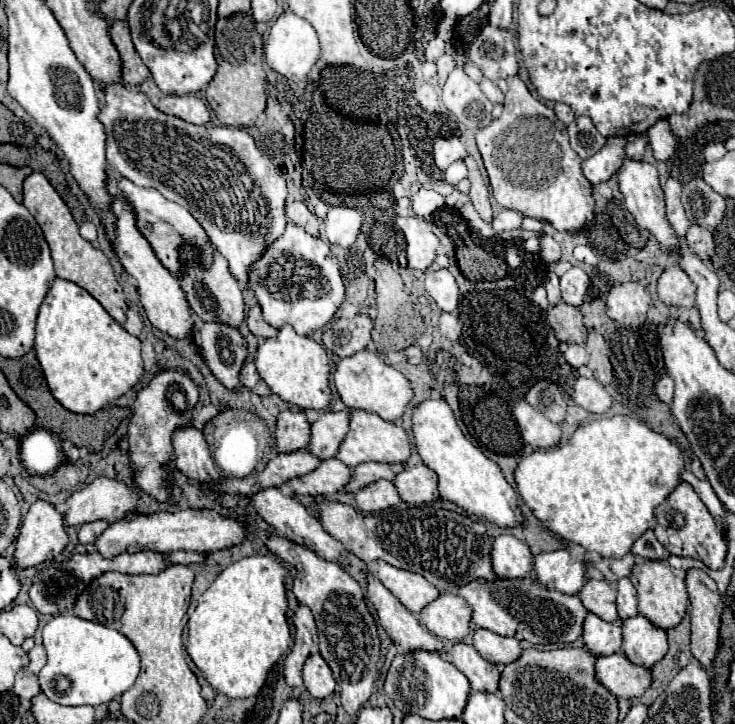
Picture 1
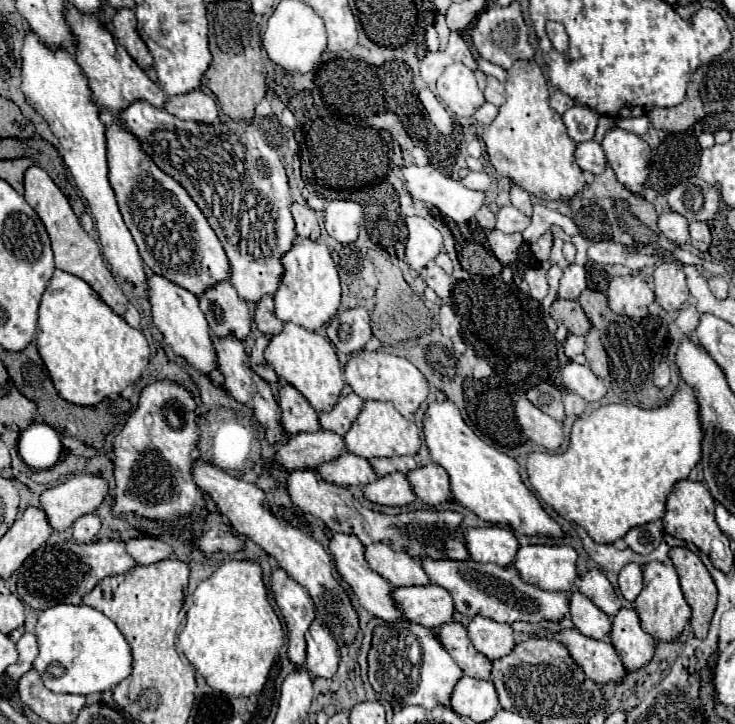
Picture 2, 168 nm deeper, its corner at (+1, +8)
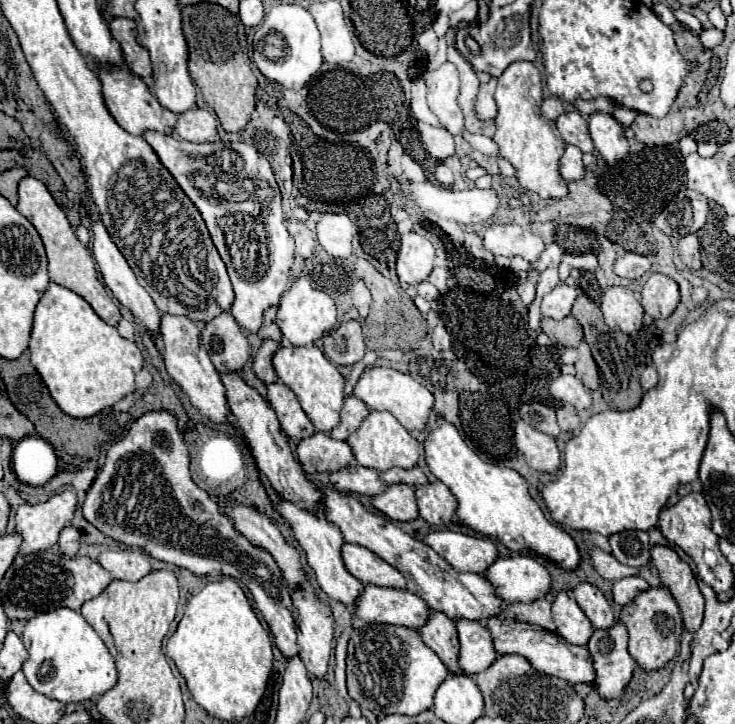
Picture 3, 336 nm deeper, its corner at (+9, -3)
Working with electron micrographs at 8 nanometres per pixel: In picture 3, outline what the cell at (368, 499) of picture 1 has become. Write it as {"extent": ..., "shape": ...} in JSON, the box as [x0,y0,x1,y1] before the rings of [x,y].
{"extent":[371,483,419,521],"shape":[[[403,483],[389,485],[383,493],[373,495],[371,505],[393,521],[413,521],[419,515],[413,487]]]}

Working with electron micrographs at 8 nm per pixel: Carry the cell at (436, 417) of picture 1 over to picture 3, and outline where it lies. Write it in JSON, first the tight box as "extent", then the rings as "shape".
{"extent":[423,421,581,571],"shape":[[[447,421],[429,431],[423,447],[429,471],[441,483],[445,483],[449,491],[455,495],[457,499],[455,513],[463,525],[471,527],[481,535],[501,541],[513,551],[533,551],[537,555],[543,555],[559,563],[559,567],[567,571],[579,565],[581,555],[577,551],[575,541],[561,527],[545,519],[539,505],[531,499],[525,479],[517,471],[485,463],[473,449],[467,447],[457,427]]]}

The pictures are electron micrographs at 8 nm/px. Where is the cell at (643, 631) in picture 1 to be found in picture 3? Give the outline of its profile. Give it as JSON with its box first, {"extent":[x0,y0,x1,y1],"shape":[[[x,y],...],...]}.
{"extent":[587,623,635,699],"shape":[[[615,623],[609,629],[597,629],[587,643],[591,657],[595,661],[595,691],[613,699],[619,697],[625,685],[631,681],[635,659],[627,651],[627,629],[623,623]]]}

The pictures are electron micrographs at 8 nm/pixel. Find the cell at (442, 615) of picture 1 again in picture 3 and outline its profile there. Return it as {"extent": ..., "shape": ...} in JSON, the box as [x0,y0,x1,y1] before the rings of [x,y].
{"extent":[355,585,431,629],"shape":[[[365,585],[355,615],[367,623],[387,623],[407,629],[421,629],[431,615],[427,603],[407,589]]]}

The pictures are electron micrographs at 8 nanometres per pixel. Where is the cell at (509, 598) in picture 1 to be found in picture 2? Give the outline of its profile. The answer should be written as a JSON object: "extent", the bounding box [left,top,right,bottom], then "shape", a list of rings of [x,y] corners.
{"extent":[423,556,569,624],"shape":[[[425,556],[423,570],[427,572],[431,584],[449,590],[455,610],[469,618],[481,614],[497,622],[513,624],[515,620],[559,620],[569,612],[569,600],[565,592],[547,592],[537,586],[525,584],[513,566],[479,564],[473,560],[431,560],[429,556]]]}

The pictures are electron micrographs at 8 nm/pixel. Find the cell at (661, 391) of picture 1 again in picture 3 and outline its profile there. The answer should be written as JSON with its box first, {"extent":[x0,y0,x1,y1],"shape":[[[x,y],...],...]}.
{"extent":[641,365,659,391],"shape":[[[653,365],[647,367],[647,369],[643,371],[643,375],[641,375],[641,387],[643,387],[645,391],[649,391],[649,389],[653,389],[653,387],[657,385],[657,381],[659,381],[659,375],[657,375],[655,367],[653,367]]]}

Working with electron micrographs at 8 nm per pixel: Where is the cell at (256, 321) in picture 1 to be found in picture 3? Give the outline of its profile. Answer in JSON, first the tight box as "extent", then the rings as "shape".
{"extent":[257,307,281,341],"shape":[[[269,307],[267,311],[265,311],[265,315],[263,315],[263,325],[261,325],[261,329],[257,331],[257,337],[259,339],[273,339],[273,341],[281,341],[281,331],[279,331],[279,327],[277,327],[277,323],[275,323],[275,313],[277,313],[277,307]]]}

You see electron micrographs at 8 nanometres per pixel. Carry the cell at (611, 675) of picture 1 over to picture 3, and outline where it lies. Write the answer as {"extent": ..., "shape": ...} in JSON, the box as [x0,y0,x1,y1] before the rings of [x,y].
{"extent":[487,615,595,685],"shape":[[[505,615],[501,617],[491,617],[487,619],[487,627],[493,635],[493,643],[497,653],[515,653],[525,657],[537,671],[547,673],[547,675],[555,675],[571,685],[577,683],[595,683],[595,667],[593,667],[593,657],[589,653],[587,647],[579,647],[579,645],[569,645],[561,635],[545,631],[537,625],[527,625],[527,623],[517,623],[513,619],[507,619]]]}

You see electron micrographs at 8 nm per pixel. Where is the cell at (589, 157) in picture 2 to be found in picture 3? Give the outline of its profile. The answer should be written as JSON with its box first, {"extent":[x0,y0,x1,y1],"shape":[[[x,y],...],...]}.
{"extent":[559,145,585,181],"shape":[[[567,145],[561,161],[559,161],[559,169],[565,181],[579,181],[585,177],[585,165],[583,165],[583,153],[579,147],[575,145]]]}

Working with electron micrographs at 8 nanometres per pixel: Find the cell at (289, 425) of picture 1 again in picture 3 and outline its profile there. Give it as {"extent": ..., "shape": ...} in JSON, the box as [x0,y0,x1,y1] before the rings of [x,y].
{"extent":[267,383,315,441],"shape":[[[273,383],[267,389],[269,389],[267,399],[269,399],[269,405],[277,413],[277,419],[281,423],[281,431],[295,441],[311,437],[315,433],[313,423],[303,413],[295,393],[289,387],[285,387],[283,383]]]}

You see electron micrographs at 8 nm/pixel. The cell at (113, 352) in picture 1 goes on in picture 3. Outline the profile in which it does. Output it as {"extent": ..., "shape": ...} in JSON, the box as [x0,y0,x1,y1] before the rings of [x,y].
{"extent":[29,283,143,417],"shape":[[[49,283],[47,291],[43,293],[35,309],[29,351],[31,351],[31,363],[45,381],[53,401],[59,405],[61,411],[65,411],[71,417],[93,417],[105,407],[111,407],[117,401],[121,401],[127,393],[133,393],[135,375],[143,367],[143,355],[133,341],[123,339],[115,327],[107,325],[83,297],[57,283]]]}

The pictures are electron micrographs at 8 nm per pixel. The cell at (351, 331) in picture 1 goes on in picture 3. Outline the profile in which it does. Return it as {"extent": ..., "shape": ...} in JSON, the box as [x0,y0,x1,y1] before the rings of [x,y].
{"extent":[323,321,365,365],"shape":[[[343,321],[323,337],[323,353],[335,365],[355,365],[365,355],[363,331],[357,321]]]}

